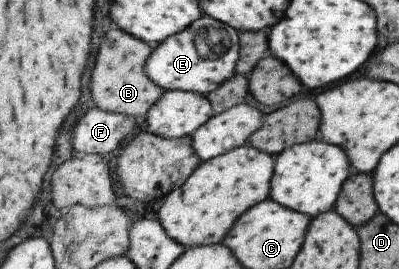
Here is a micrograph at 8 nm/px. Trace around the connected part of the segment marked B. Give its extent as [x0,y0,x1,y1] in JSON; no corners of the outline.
[92,27,165,118]

